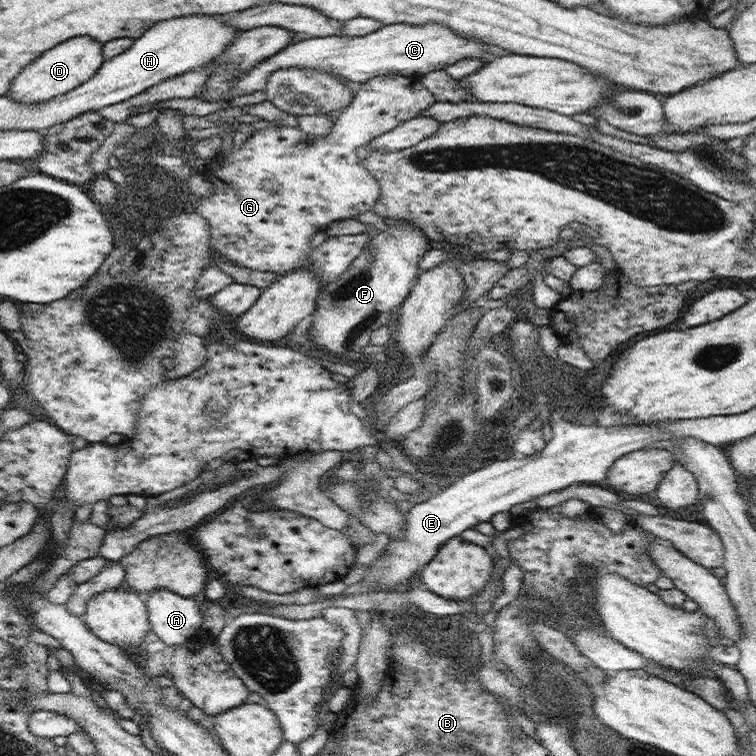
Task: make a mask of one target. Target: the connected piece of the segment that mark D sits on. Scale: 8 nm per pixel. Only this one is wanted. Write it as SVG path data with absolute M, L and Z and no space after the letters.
M76 36L57 44L26 65L24 70L12 79L10 92L7 95L22 104L42 104L78 88L83 82L90 80L102 67L105 61L102 56L102 45L88 36Z

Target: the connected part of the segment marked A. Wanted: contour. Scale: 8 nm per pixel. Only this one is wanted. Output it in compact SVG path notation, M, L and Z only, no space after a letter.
M158 588L145 600L150 628L164 644L182 646L201 630L203 615L192 598Z

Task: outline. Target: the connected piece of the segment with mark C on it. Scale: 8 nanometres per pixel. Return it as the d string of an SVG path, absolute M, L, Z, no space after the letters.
M428 22L419 26L404 23L384 25L376 32L365 36L310 37L288 44L274 56L259 61L248 72L242 72L240 78L232 84L232 90L226 94L225 100L231 101L239 95L266 90L268 76L280 68L294 66L316 69L318 72L340 75L356 85L382 75L422 77L433 70L446 70L446 67L464 59L482 58L482 62L486 64L490 62L490 55L490 45L473 38L463 38L446 24L438 22Z

